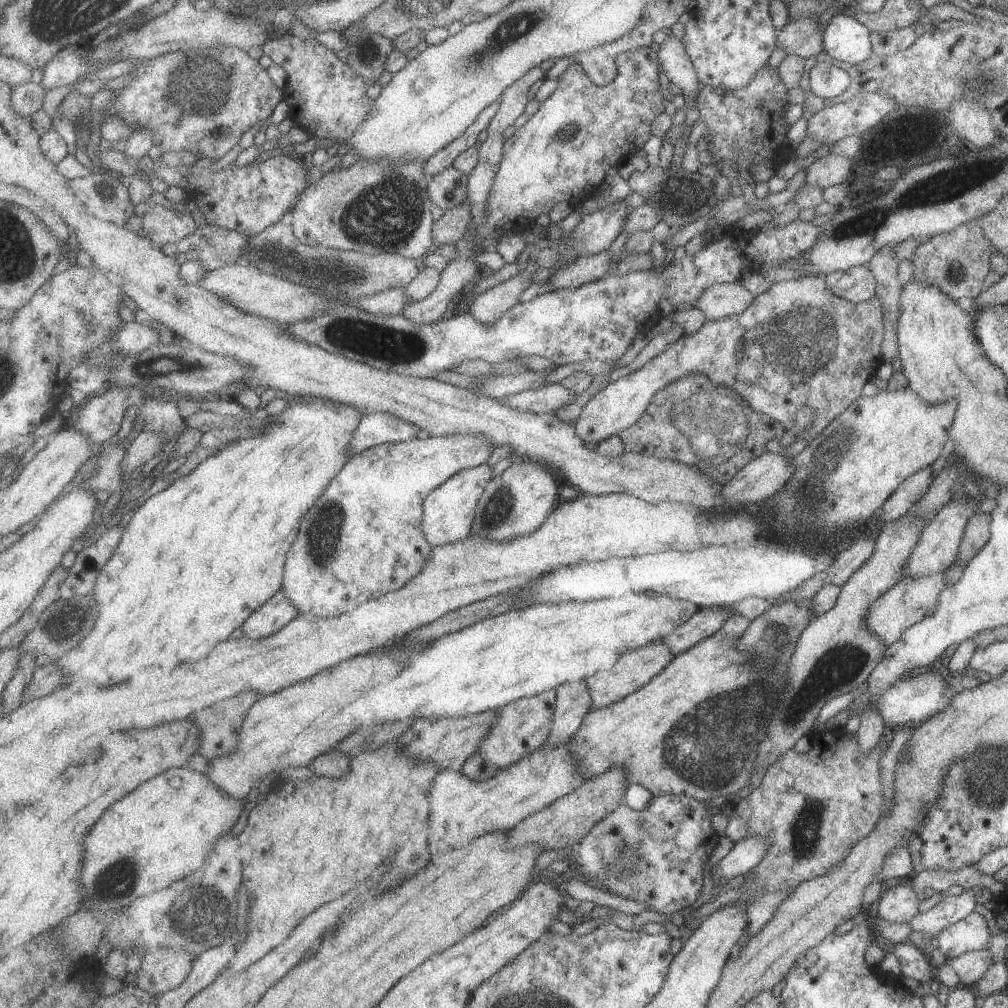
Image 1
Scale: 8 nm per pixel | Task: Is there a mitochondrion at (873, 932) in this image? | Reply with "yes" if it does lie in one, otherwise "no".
no

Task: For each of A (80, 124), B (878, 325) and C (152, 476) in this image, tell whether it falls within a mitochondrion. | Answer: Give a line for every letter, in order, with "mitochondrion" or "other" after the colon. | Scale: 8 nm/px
A: other
B: other
C: other

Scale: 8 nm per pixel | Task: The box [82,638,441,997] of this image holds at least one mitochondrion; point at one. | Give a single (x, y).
(202, 912)

